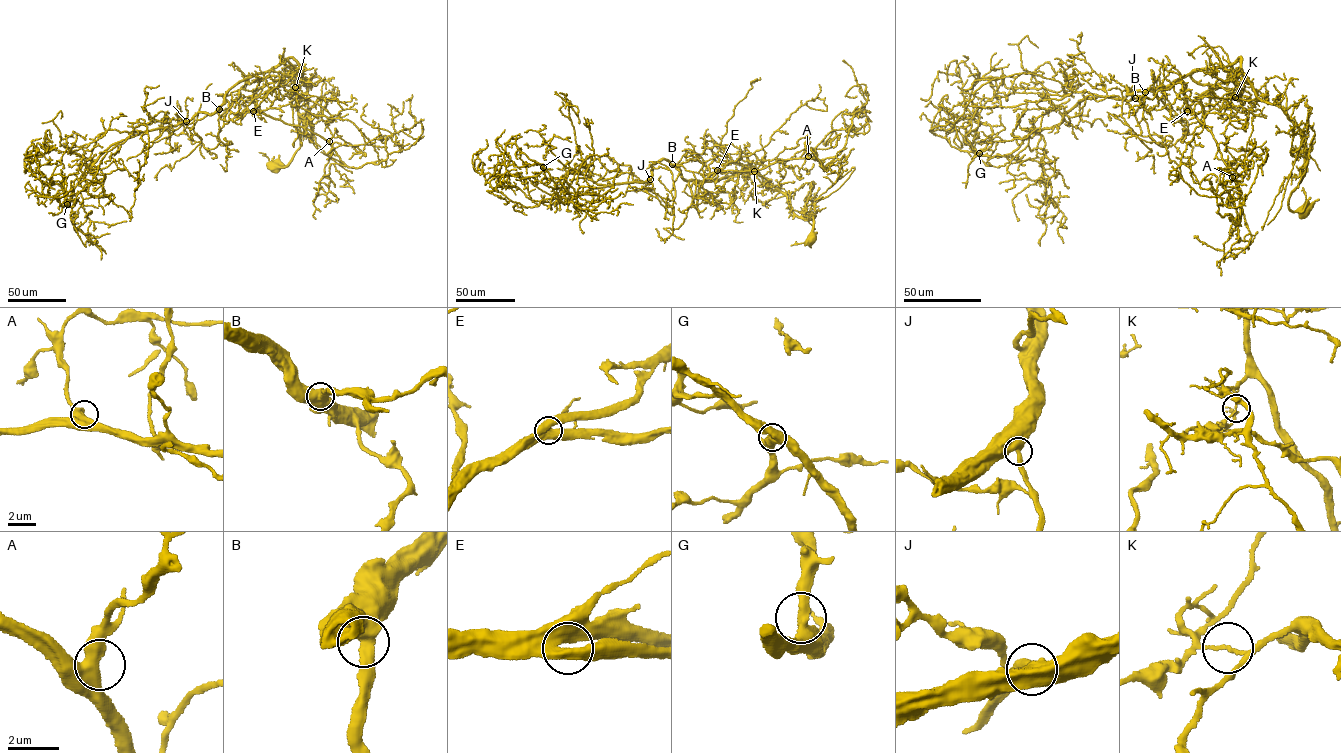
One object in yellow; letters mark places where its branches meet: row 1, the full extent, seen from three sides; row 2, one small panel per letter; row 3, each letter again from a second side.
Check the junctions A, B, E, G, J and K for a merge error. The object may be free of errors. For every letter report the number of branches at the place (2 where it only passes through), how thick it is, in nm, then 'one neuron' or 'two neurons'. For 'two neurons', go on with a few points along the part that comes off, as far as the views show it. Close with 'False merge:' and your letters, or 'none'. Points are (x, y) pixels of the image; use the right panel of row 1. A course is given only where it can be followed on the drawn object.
A: 2 | 550 nm | one neuron
B: 2 | 600 nm | one neuron
E: 2 | 480 nm | one neuron
G: 2 | 480 nm | one neuron
J: 2 | 500 nm | one neuron
K: 2 | 120 nm | two neurons | (1235, 97), (1230, 101), (1234, 105), (1250, 109), (1253, 114), (1243, 179)
False merge: K

